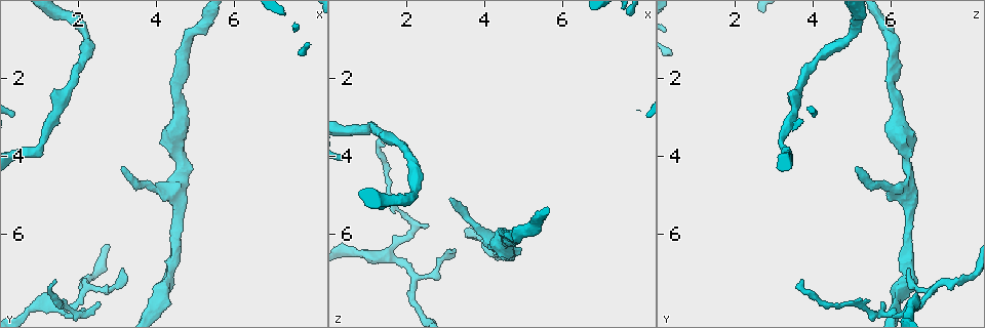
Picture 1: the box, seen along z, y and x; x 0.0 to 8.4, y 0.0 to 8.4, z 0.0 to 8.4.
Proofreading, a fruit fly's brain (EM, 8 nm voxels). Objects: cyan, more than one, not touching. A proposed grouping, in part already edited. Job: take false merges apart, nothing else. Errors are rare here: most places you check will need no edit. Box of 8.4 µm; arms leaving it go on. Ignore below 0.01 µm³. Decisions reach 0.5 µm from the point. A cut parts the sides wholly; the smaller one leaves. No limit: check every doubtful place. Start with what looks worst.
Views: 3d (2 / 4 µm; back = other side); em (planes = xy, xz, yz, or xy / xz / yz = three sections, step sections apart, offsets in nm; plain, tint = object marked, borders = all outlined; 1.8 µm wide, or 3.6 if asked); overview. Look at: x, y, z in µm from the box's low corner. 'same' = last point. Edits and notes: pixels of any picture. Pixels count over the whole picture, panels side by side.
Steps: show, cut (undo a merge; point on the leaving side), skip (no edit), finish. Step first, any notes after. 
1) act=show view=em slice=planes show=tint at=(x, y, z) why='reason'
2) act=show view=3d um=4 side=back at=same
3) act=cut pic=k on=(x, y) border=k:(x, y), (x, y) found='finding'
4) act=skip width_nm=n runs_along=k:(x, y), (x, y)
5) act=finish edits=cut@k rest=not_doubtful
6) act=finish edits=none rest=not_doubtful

act=show view=3d um=4 at=(2.20, 7.40, 7.05) why='arms part here'

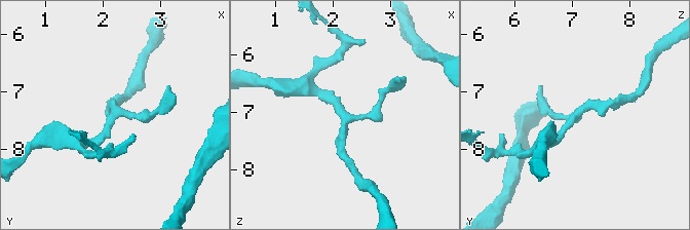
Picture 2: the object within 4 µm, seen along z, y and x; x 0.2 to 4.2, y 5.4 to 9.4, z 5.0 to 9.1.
act=show view=em slice=xz step=4 show=tint at=(2.20, 7.40, 7.10) arms=3

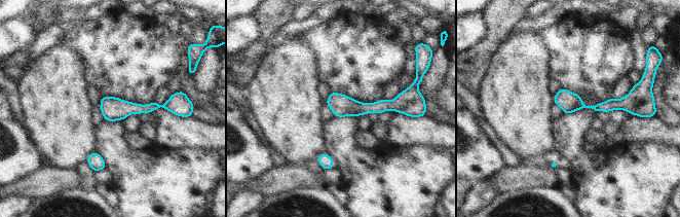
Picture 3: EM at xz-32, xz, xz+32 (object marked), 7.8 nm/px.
act=skip width_nm=170 runs_along=3:(556, 99), (592, 107), (633, 104) found='continuous, no second neuron'

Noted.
act=show view=em slice=xy step=4 show=tint at=(4.60, 4.80, 6.40)

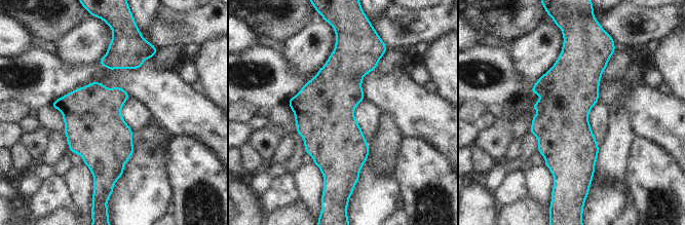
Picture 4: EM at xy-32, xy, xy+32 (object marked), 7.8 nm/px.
act=show view=em slice=planes show=tint at=same why='another direction'

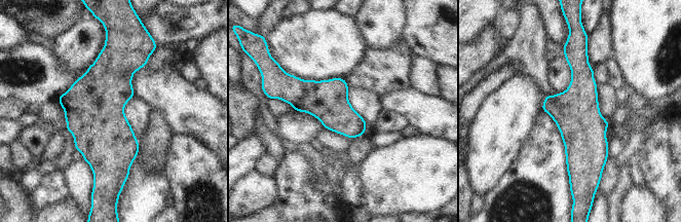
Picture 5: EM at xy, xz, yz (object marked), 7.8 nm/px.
act=skip runs_along=5:(568, 47), (579, 65), (578, 171) found='one neuron here'

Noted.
act=show view=3d um=4 at=(1.45, 7.85, 6.50) why='branch point'

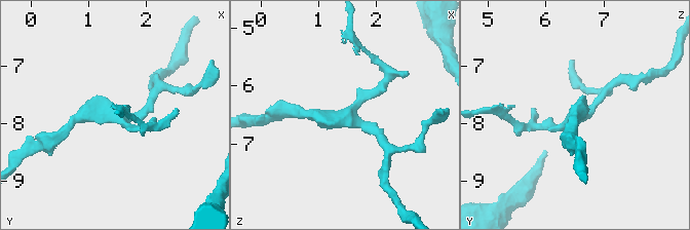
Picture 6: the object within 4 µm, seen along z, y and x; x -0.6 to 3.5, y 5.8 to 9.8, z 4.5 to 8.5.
act=show view=em slice=yz step=4 show=tint at=(1.45, 7.80, 6.55) arms=3

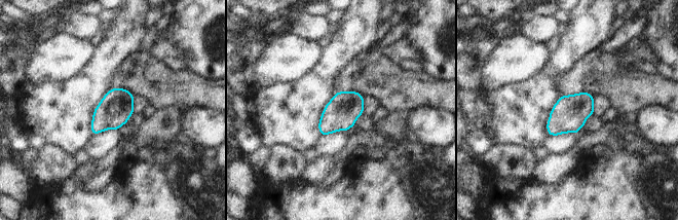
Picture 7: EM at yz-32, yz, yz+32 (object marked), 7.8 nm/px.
act=show view=em slice=xy step=4 show=tint at=same why='cut it another way'

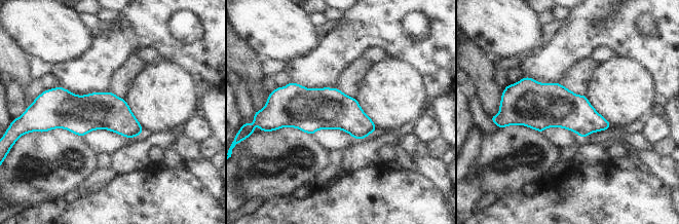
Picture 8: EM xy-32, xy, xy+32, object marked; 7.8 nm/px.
act=skip width_nm=280 found='continuous, no second neuron'

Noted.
act=finish edits=none rest=not_doubtful

